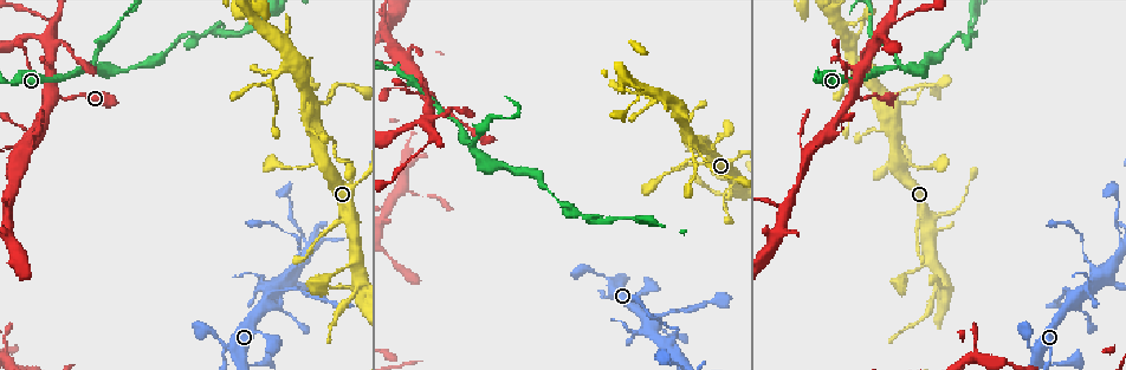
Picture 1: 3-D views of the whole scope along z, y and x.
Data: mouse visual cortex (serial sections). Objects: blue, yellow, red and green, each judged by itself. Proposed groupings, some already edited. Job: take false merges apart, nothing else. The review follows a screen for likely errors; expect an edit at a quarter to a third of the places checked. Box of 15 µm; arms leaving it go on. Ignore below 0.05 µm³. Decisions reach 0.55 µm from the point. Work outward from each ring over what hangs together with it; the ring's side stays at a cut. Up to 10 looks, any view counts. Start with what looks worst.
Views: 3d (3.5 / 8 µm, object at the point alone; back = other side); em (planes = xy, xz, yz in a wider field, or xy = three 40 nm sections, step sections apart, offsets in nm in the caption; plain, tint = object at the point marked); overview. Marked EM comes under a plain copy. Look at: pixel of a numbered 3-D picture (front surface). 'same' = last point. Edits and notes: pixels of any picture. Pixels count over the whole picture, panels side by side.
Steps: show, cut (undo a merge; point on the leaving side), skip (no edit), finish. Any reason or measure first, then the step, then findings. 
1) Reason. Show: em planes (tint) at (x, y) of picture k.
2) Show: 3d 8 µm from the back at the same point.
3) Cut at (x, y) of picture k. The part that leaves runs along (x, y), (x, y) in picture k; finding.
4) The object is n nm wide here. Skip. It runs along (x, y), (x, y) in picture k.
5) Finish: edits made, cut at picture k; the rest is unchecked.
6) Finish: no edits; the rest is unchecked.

Sudden change in width. Show: 3d 3.5 µm at (674, 331) of picture 1.

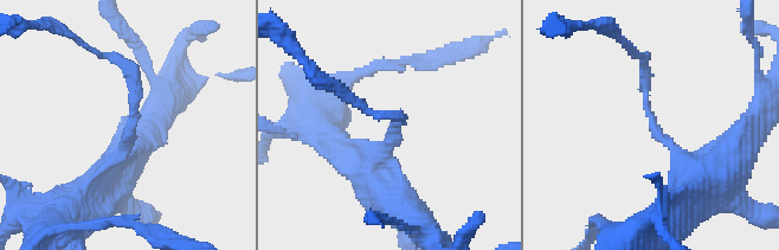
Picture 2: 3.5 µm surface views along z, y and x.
The arms are 100, 400 nm wide. Show: em xy step 3 (tint) at (662, 141) of picture 2.

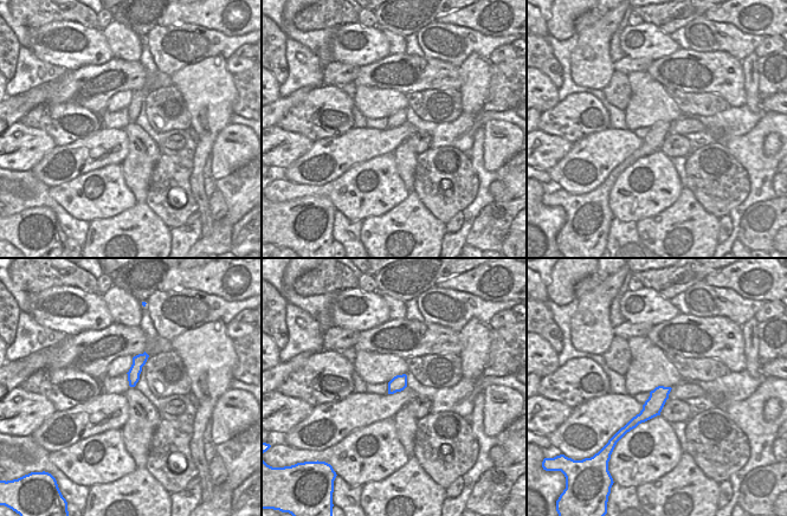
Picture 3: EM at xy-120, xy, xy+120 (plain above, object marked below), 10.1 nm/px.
Skip. Continuous, no second cell.

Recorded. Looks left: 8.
Side arm on a straight run. Show: 3d 8 µm at (472, 145) of picture 1.

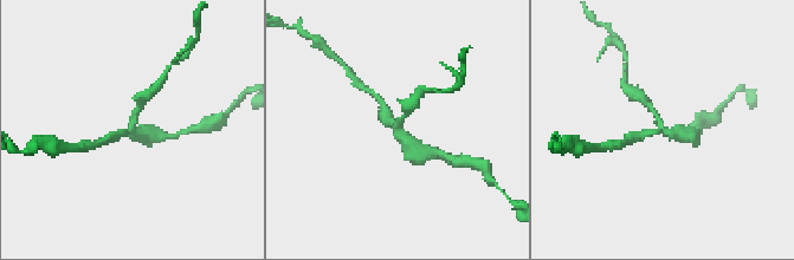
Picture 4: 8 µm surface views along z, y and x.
Zoom in. Show: 3d 3.5 µm at (663, 132) of picture 4.

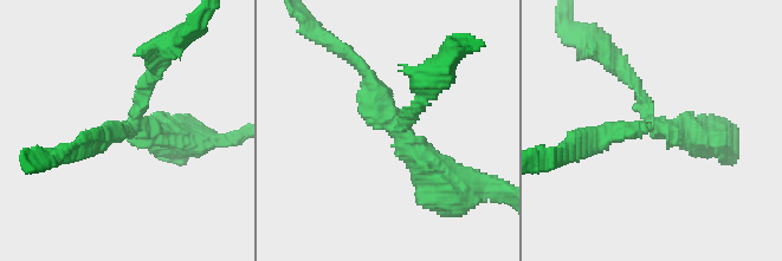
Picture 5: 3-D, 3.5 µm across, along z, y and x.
Skip. It runs along (359, 65), (413, 152), (450, 186) in picture 5; one cell here.

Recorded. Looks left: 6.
Calibre changes. Show: 3d 3.5 µm at (56, 95) of picture 1.

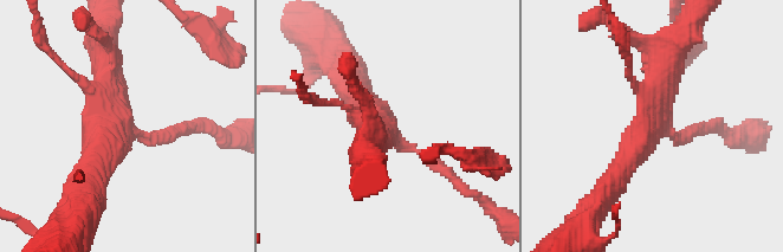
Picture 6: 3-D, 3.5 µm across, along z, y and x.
4 arms meet here; the arms are 150, 200, 350, 400 nm wide. Show: em xy step 1 (tint) at (119, 124) of picture 6.

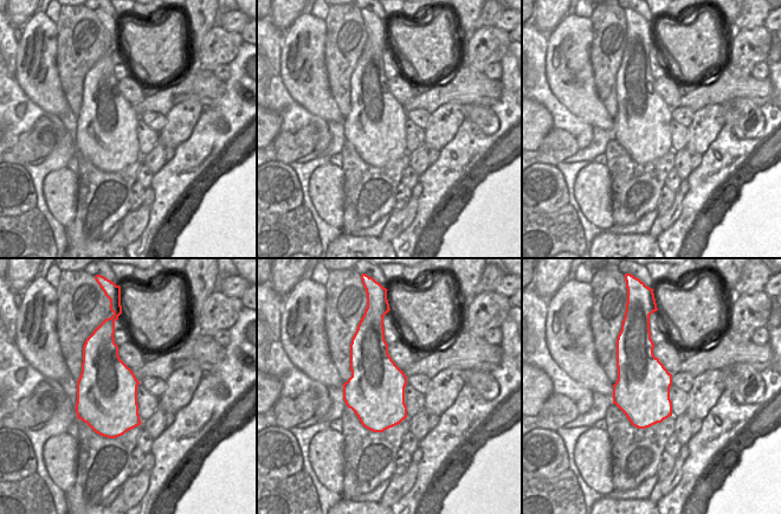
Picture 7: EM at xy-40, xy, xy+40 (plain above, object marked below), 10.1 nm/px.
Show: em xy step 3 (tint) at the same point.

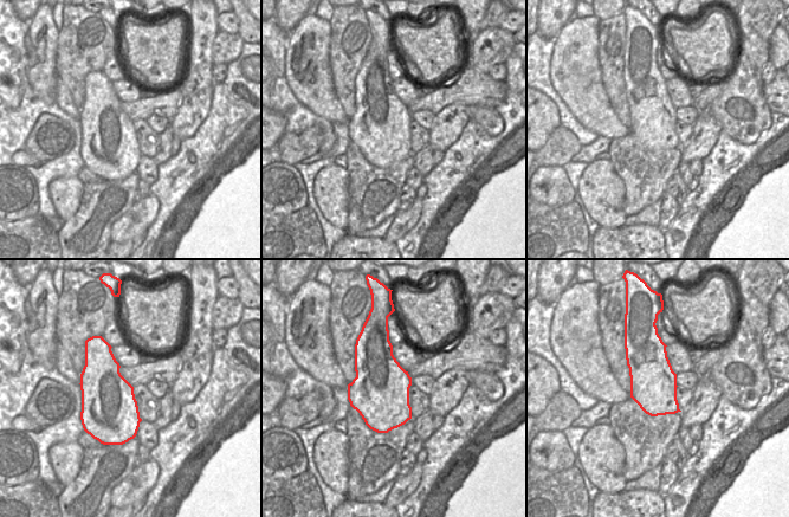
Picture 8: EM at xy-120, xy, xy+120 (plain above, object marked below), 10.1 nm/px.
Skip. It runs along (446, 172), (381, 127), (351, 86) in picture 6; one cell here.

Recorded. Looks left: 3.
Sharp bend. Show: 3d 3.5 µm at (428, 122) of picture 1.

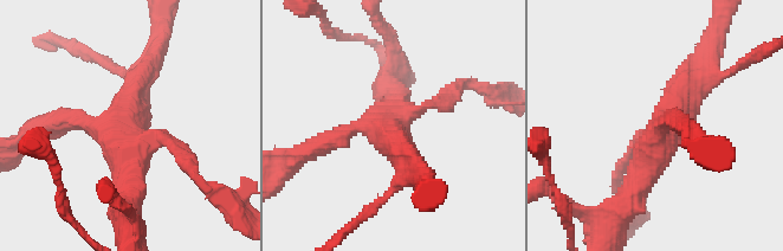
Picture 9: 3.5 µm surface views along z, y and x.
Need the tissue. Show: em xy step 1 (tint) at (659, 136) of picture 9.

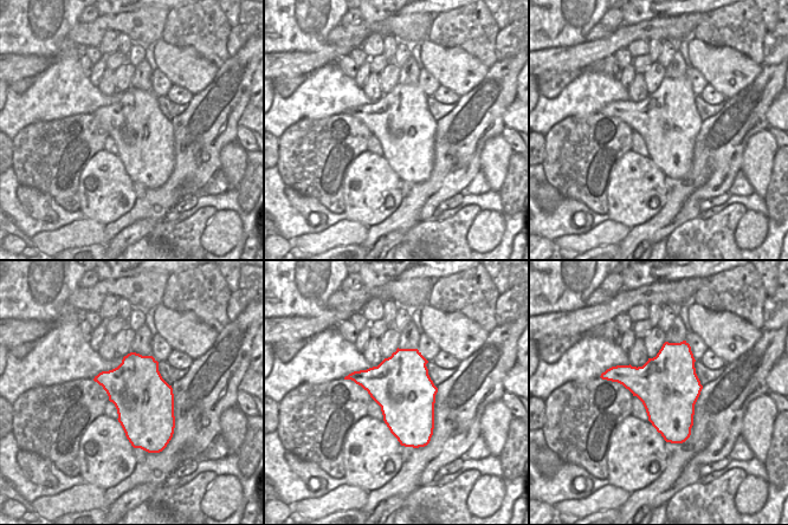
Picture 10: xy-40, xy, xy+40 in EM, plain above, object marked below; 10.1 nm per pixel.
Skip. It runs along (622, 206), (671, 118), (707, 78) in picture 9; continuous, no second cell.

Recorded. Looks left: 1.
Finish: no edits; the rest is unchecked.

